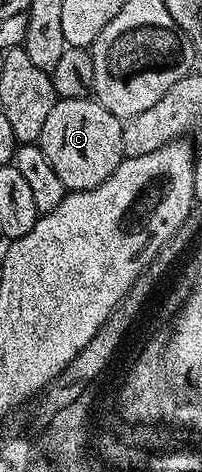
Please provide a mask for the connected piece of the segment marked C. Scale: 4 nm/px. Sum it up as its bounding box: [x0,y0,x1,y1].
[40,98,125,190]

